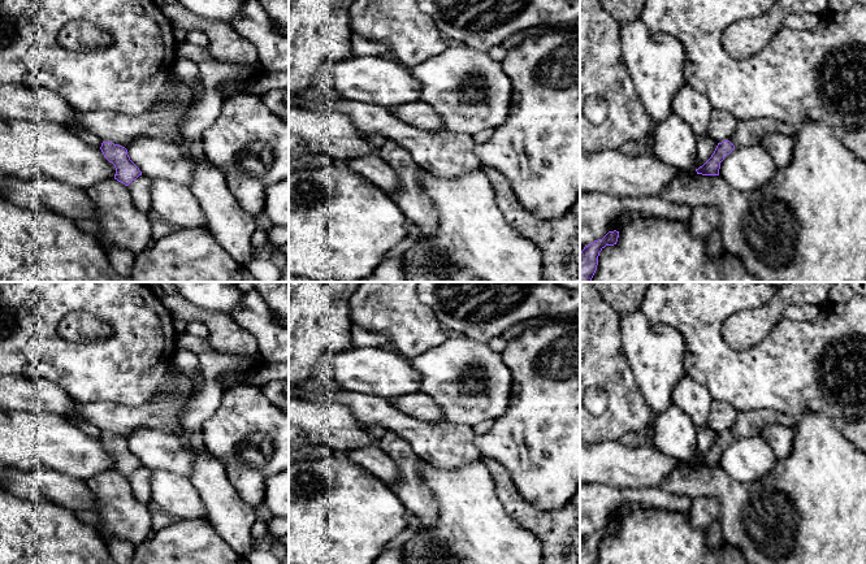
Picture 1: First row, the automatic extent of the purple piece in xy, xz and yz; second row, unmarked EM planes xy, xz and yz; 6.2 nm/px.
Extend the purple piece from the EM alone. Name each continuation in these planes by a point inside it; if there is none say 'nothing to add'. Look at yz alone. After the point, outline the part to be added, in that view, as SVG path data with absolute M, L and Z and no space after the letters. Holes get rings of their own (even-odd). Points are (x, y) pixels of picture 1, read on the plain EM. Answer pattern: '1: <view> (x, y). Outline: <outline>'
1: yz (748, 424). Outline: M762 409L737 412L735 425L731 428L729 433L735 439L761 437L762 429L766 425L779 424L793 429L796 421L796 416L788 416L776 411Z

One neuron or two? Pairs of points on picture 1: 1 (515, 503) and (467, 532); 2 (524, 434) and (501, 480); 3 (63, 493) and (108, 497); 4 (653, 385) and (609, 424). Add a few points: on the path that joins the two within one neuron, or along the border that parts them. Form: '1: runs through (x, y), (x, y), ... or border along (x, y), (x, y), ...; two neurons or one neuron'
1: border along (493, 481), (503, 510), (528, 529); two neurons
2: border along (486, 459), (498, 461), (523, 495); two neurons
3: border along (85, 482), (95, 498), (95, 510); two neurons
4: border along (631, 367), (637, 389), (654, 415); two neurons

